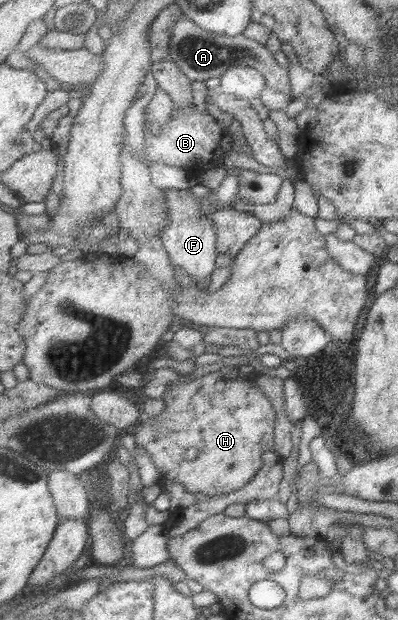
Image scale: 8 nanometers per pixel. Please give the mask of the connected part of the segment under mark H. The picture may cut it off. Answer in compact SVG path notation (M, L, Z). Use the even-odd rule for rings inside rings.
M205 368L196 375L191 382L185 383L181 381L168 382L164 395L162 396L163 402L165 403L165 409L159 415L153 417L143 416L141 420L141 426L135 428L135 440L139 450L147 451L154 465L159 472L159 481L157 484L163 489L165 484L161 481L174 481L183 484L185 490L191 495L205 494L211 497L220 497L223 495L229 495L239 489L246 487L247 484L254 480L254 477L258 475L261 467L265 466L264 454L269 451L275 451L275 420L277 420L277 414L275 414L275 408L271 404L271 400L265 396L264 392L261 391L257 386L251 385L250 378L236 377L234 379L226 379L218 371L212 372L210 369ZM189 448L197 449L197 457L195 459L185 459L185 452Z

